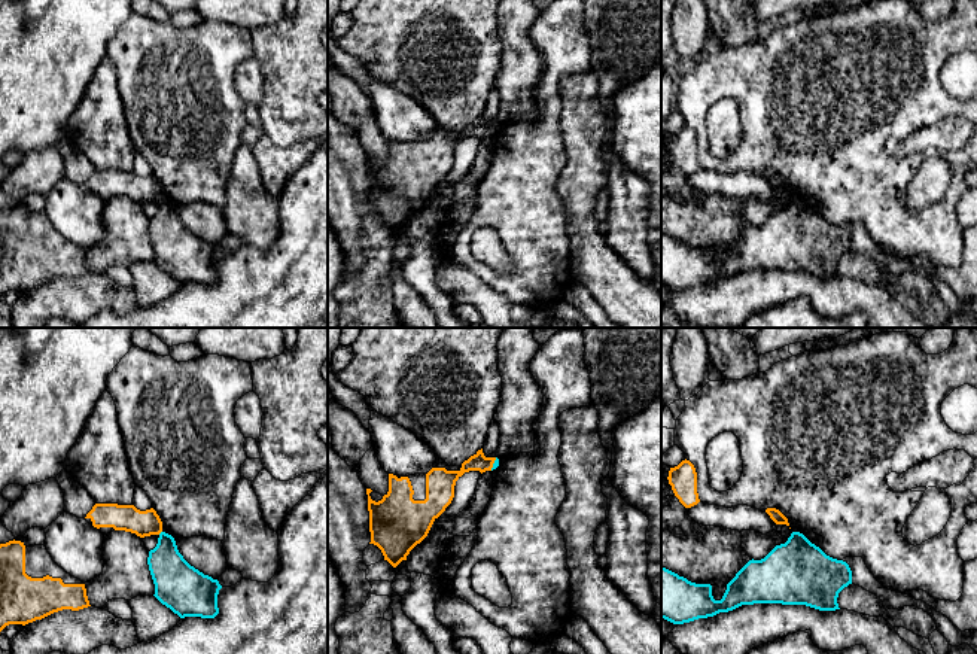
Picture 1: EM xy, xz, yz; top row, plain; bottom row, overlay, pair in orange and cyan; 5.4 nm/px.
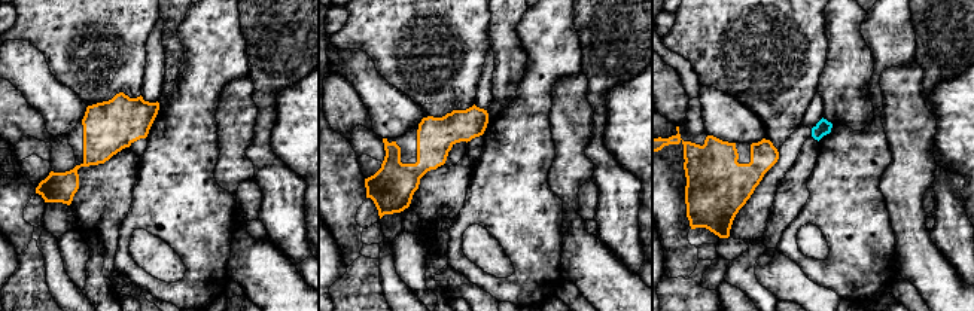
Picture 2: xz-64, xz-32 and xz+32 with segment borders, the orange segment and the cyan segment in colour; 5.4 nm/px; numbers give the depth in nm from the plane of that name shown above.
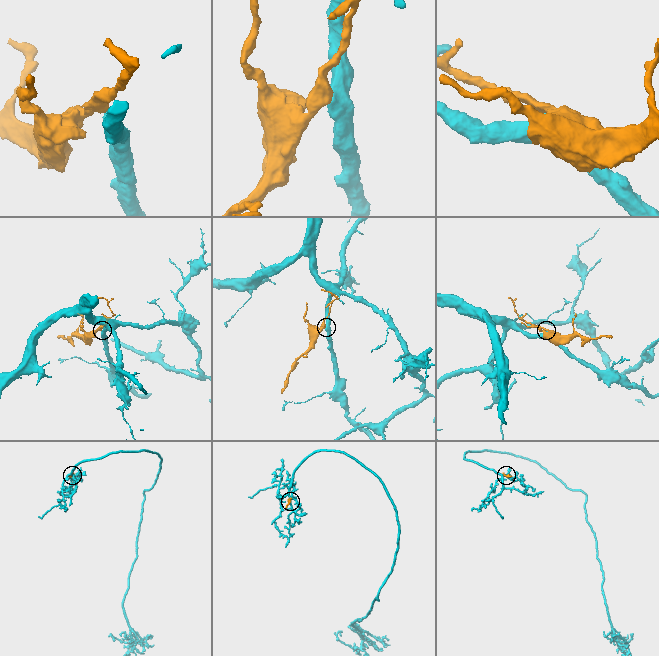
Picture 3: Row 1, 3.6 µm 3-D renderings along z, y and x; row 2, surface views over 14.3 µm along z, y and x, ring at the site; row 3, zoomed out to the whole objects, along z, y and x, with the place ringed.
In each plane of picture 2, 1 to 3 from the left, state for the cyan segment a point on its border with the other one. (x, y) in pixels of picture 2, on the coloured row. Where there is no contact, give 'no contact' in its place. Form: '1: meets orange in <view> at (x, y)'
1: no contact
2: no contact
3: no contact

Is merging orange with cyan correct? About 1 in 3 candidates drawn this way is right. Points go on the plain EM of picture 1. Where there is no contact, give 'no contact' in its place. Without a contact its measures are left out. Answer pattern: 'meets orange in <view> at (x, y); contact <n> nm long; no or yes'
meets orange in xy at (160, 198); contact 30 nm long; no

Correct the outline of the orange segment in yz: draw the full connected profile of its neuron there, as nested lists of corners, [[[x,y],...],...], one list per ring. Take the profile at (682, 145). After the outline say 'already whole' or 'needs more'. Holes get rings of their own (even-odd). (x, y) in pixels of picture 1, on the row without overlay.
[[[682,127],[678,133],[669,137],[669,150],[675,162],[685,174],[691,174],[700,168],[697,159],[697,139],[690,127]]]; already whole

